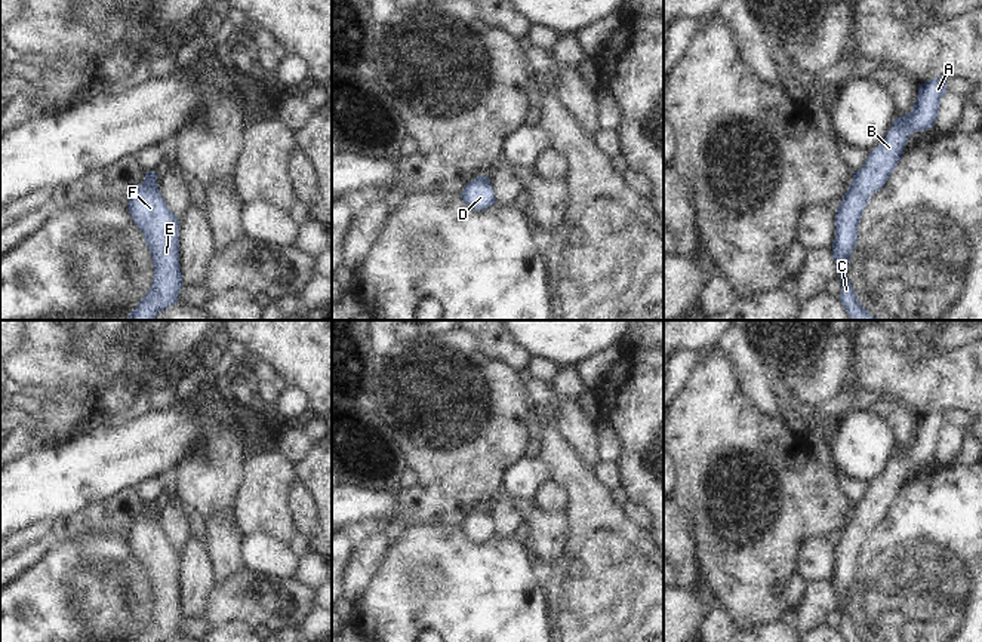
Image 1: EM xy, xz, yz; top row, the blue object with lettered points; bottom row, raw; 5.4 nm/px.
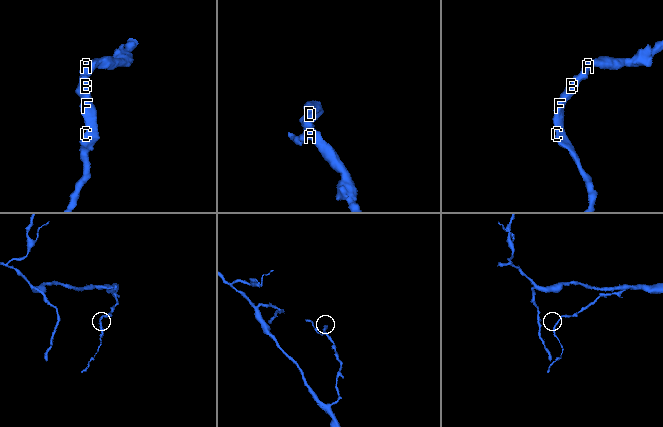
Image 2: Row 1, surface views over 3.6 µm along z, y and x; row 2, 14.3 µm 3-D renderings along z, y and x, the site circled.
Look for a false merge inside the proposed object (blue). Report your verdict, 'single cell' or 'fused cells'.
single cell

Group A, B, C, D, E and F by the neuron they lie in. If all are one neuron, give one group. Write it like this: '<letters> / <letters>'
A B C D E F

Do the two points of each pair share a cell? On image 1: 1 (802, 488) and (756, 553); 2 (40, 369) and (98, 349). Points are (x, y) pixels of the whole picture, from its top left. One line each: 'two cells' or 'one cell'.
1: one cell
2: two cells

